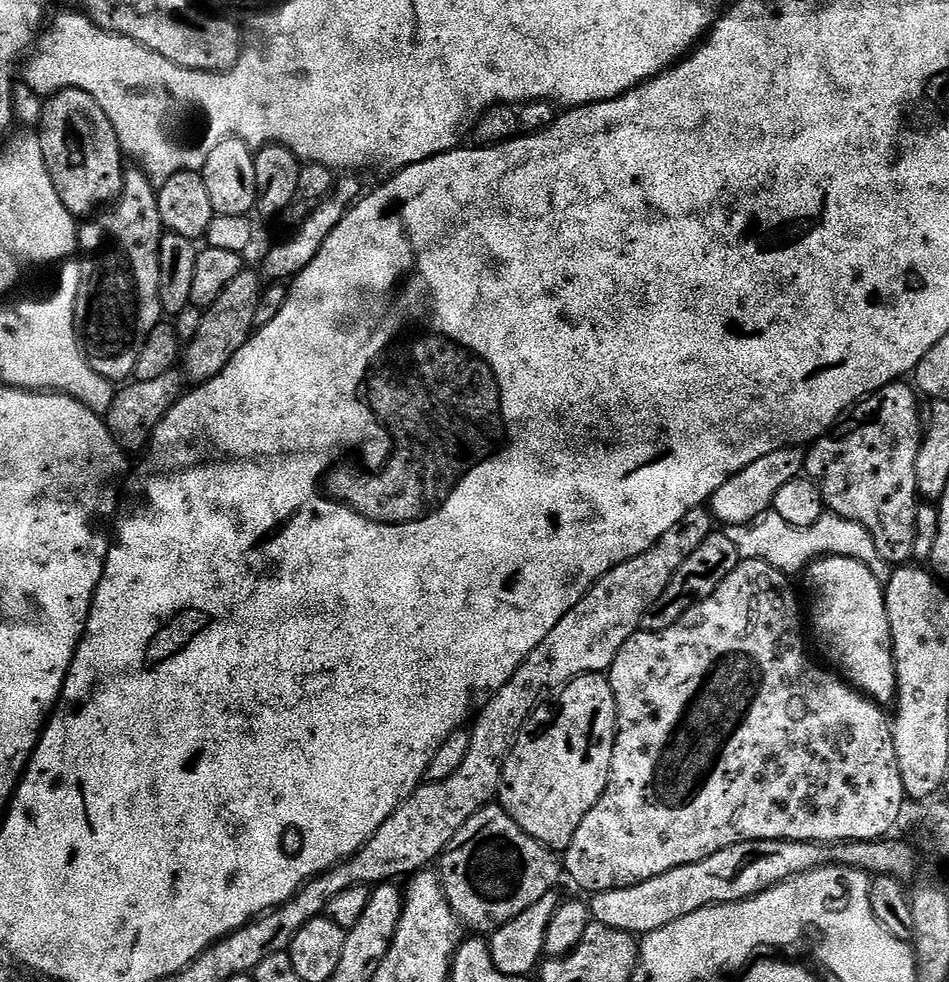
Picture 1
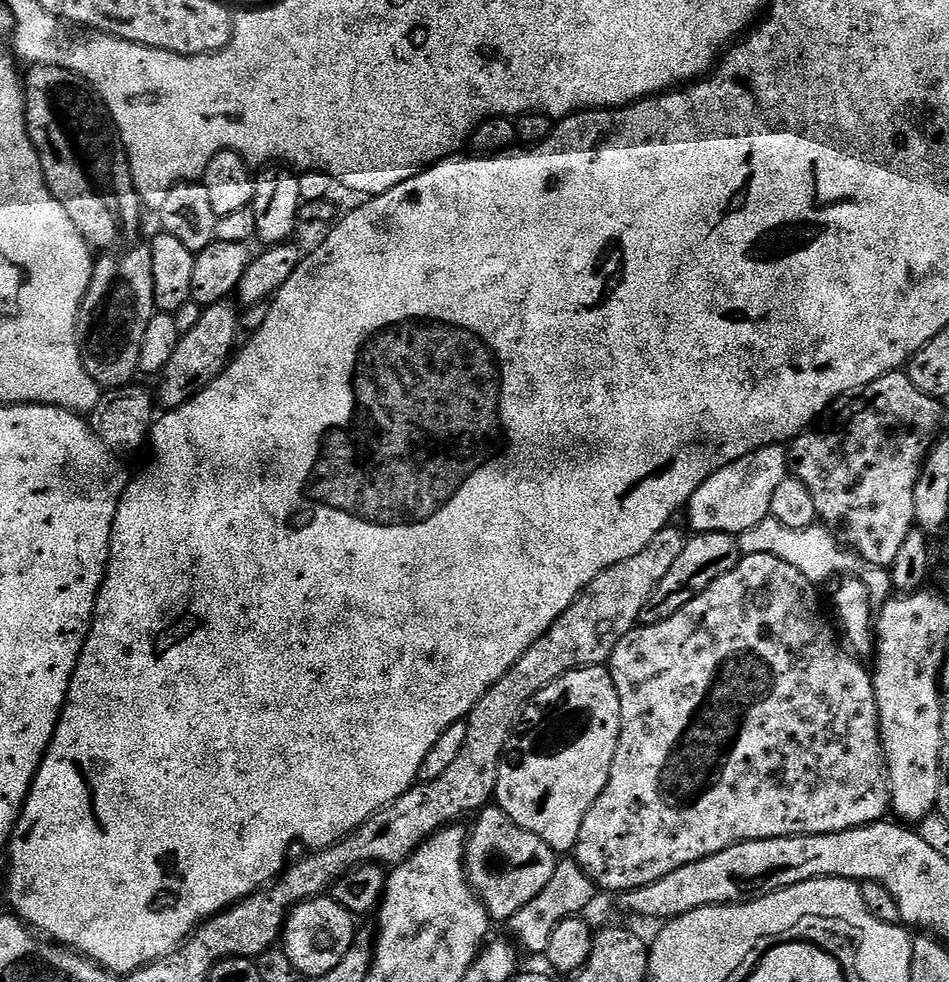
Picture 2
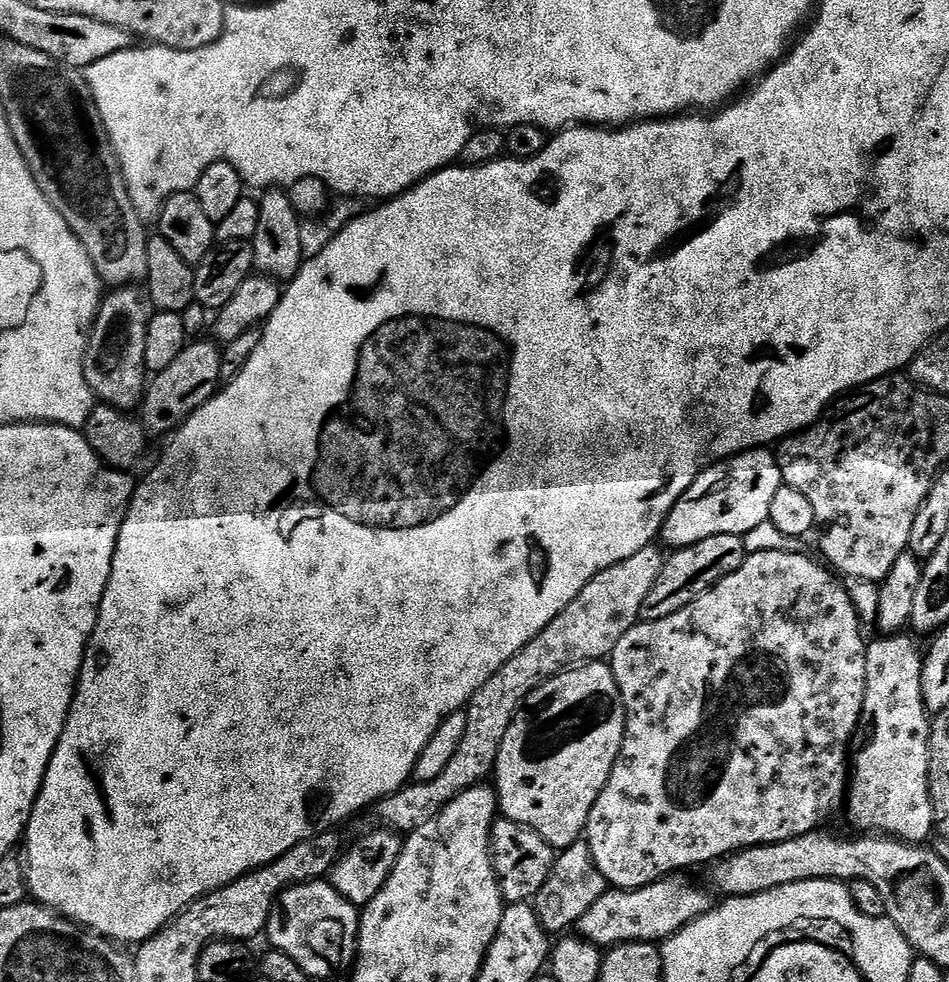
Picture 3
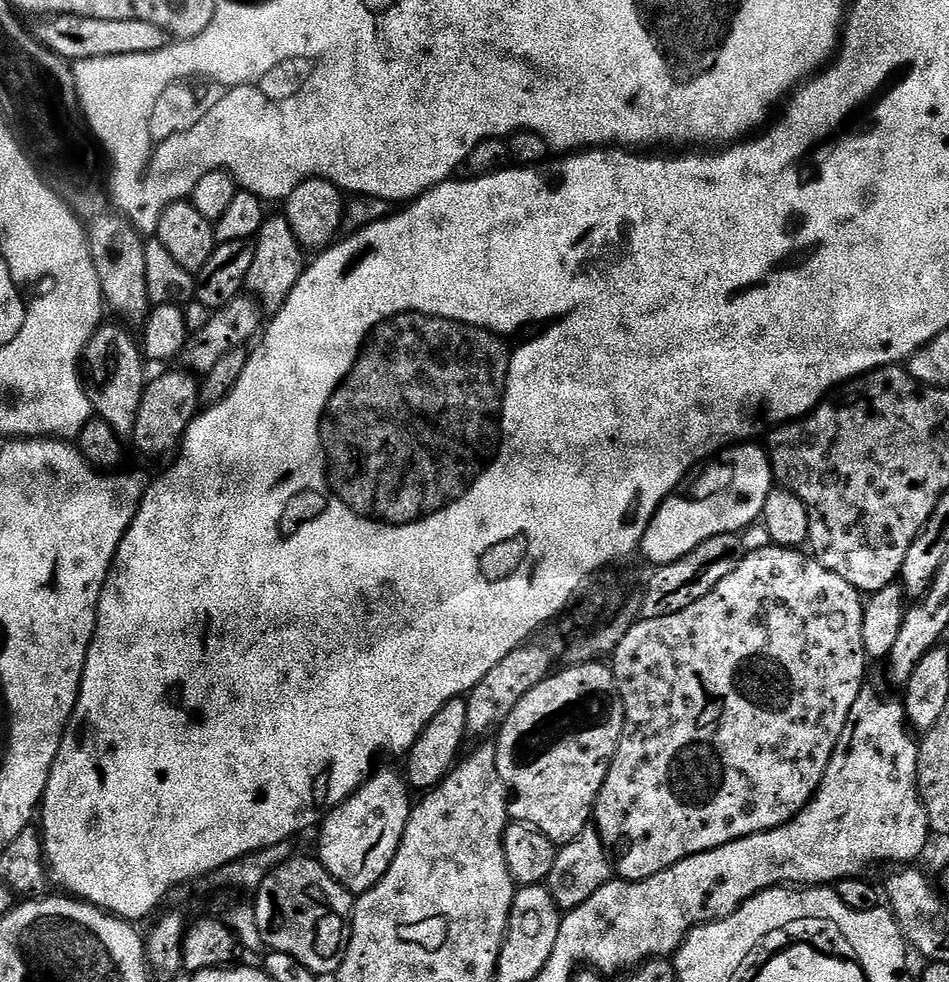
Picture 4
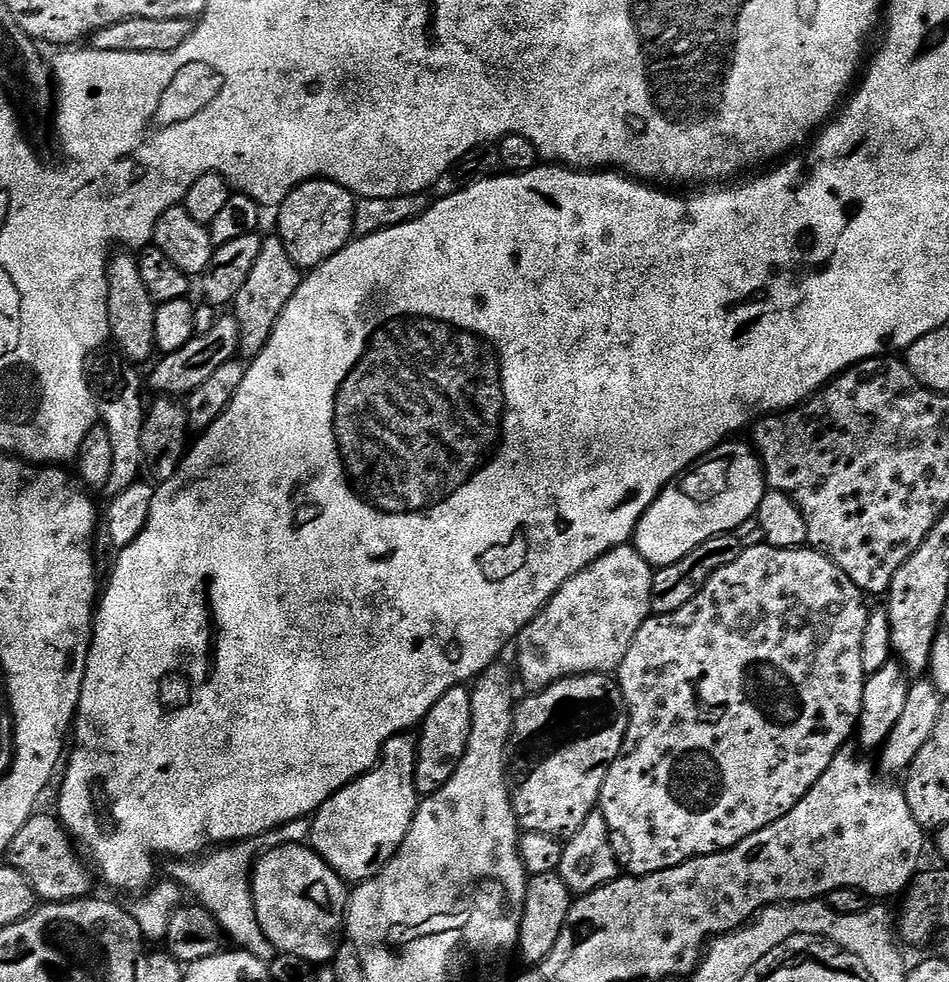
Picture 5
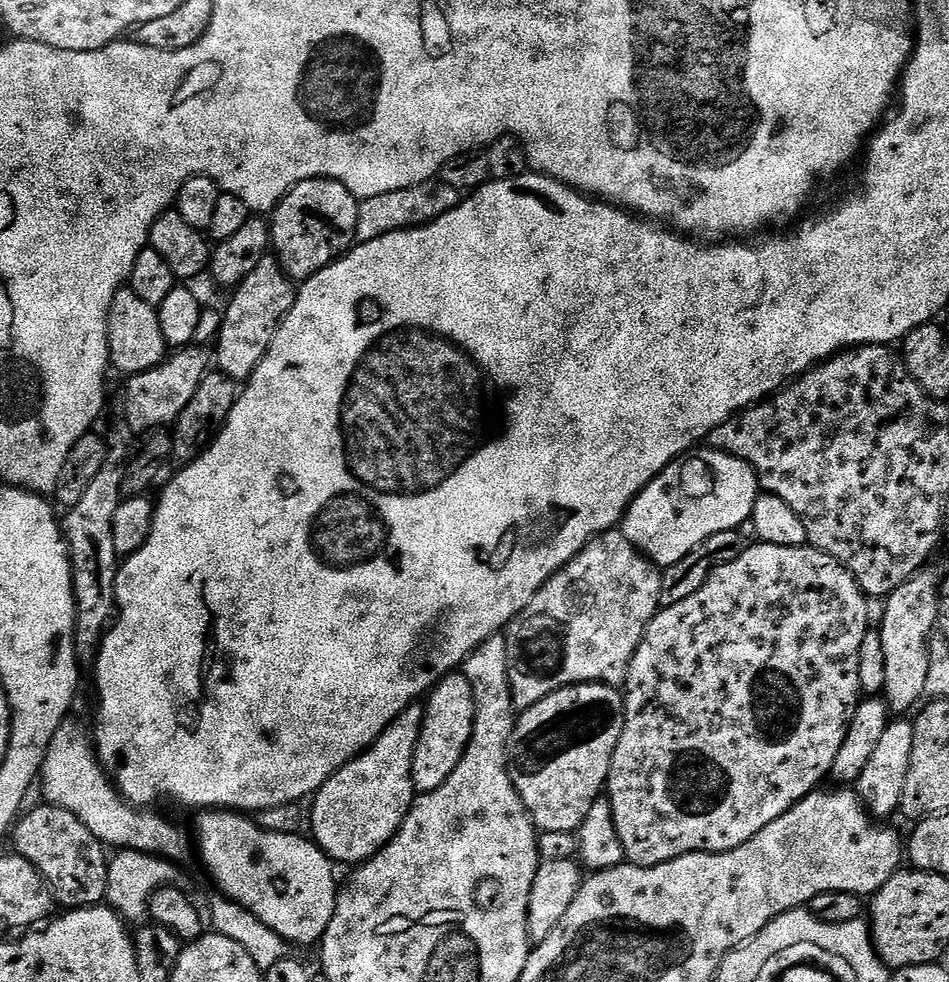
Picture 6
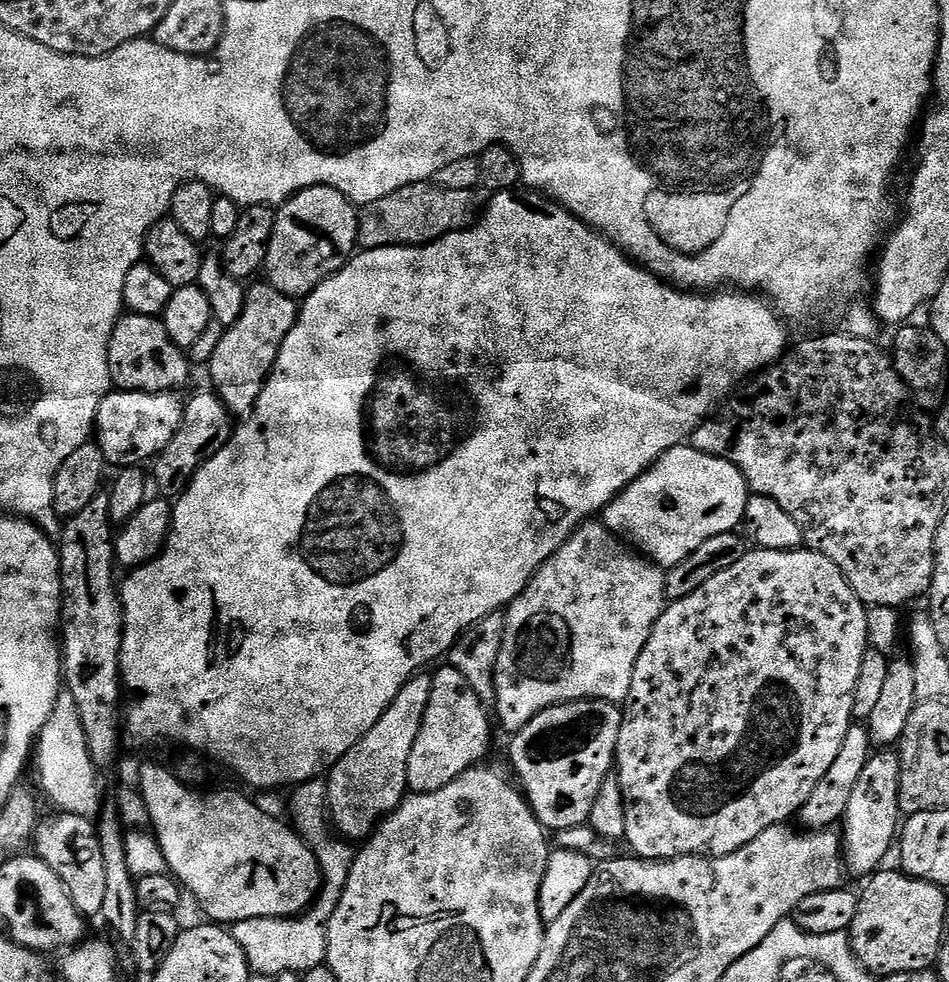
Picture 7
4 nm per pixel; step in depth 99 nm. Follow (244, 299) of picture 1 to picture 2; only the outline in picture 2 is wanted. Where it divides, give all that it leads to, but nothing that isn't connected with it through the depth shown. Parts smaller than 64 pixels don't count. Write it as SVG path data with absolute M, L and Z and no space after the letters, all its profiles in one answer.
M225 302L223 304L207 305L201 311L194 330L181 335L178 350L174 350L170 362L166 362L164 371L159 373L159 407L164 410L171 410L182 406L193 396L196 396L202 390L206 390L206 386L210 386L210 382L217 380L224 373L225 368L228 367L237 351L236 336L238 337L239 332L240 312L235 303Z

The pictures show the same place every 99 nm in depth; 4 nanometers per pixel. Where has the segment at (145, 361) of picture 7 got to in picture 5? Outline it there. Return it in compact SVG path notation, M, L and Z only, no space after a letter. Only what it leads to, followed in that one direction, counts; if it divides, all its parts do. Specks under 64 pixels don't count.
M113 255L108 261L108 327L111 339L116 340L119 351L125 360L141 362L151 361L152 352L157 351L154 338L154 318L158 305L146 294L146 285L142 283L142 274L138 274L138 259L135 255Z

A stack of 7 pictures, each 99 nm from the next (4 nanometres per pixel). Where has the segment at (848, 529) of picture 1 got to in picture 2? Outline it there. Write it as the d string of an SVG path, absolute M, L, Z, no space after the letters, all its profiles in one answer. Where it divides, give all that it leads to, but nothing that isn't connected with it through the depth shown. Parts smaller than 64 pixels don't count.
M770 514L762 522L758 522L758 526L739 533L738 539L743 555L774 554L774 558L782 558L782 562L790 562L790 566L802 570L802 574L806 574L808 581L814 585L824 586L827 580L835 581L837 578L860 580L870 594L873 609L883 608L894 595L891 571L865 562L859 552L841 544L829 528L813 526L790 530L790 526L782 526L782 522L778 522Z

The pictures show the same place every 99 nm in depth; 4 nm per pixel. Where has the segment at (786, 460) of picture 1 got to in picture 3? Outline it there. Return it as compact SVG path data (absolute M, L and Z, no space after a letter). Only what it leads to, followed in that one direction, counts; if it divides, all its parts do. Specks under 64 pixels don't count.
M768 448L739 452L700 471L698 478L678 498L678 502L664 519L662 540L669 549L694 546L702 538L714 534L734 534L744 537L754 526L762 526L770 514L770 502L784 484L775 455Z

